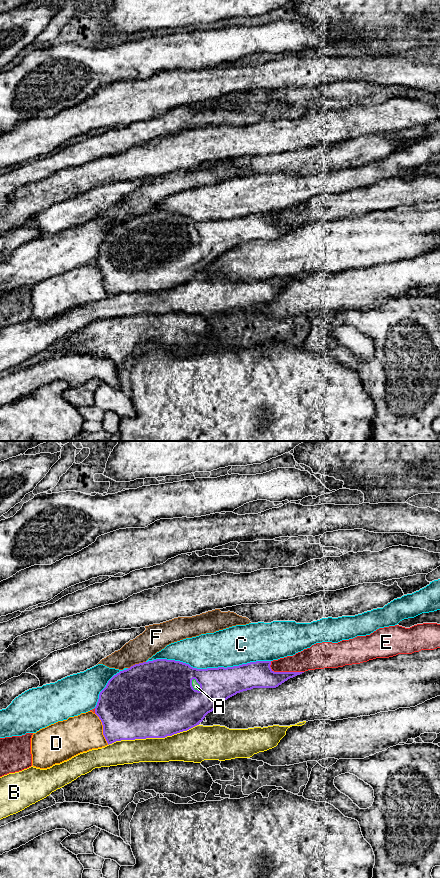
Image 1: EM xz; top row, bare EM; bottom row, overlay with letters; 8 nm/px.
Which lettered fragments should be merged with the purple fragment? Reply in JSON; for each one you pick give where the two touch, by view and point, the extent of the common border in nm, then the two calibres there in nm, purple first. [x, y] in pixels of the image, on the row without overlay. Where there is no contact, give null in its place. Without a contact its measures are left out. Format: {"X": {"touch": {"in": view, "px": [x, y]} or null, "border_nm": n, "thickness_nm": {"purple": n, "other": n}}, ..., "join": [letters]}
{"A": {"touch": {"in": "xz", "px": [199, 236]}, "border_nm": 120, "thickness_nm": {"purple": 400, "other": 60}}, "join": ["A"]}

